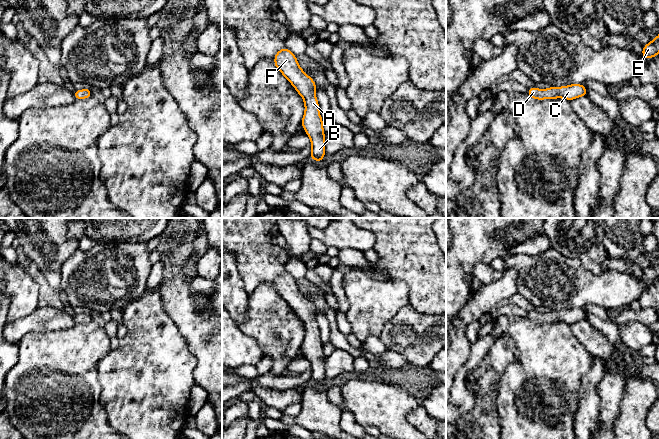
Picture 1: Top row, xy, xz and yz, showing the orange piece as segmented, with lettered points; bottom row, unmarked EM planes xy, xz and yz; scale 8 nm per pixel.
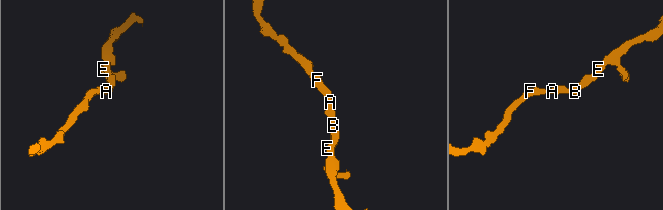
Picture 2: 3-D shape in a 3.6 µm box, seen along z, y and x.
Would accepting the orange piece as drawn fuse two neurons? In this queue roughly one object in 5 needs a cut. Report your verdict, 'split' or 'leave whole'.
leave whole

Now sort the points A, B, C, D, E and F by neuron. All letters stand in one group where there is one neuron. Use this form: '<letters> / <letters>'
A B C D E F

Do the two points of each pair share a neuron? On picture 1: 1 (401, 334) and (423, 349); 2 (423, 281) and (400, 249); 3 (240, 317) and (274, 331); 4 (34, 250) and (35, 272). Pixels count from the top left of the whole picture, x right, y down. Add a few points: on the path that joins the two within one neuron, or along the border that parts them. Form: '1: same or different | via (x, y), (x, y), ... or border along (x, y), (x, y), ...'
1: same | via (406, 334), (418, 344)
2: same | via (418, 273), (403, 257)
3: different | border along (249, 296), (247, 318), (238, 324)
4: different | border along (20, 246), (23, 252), (41, 271)

